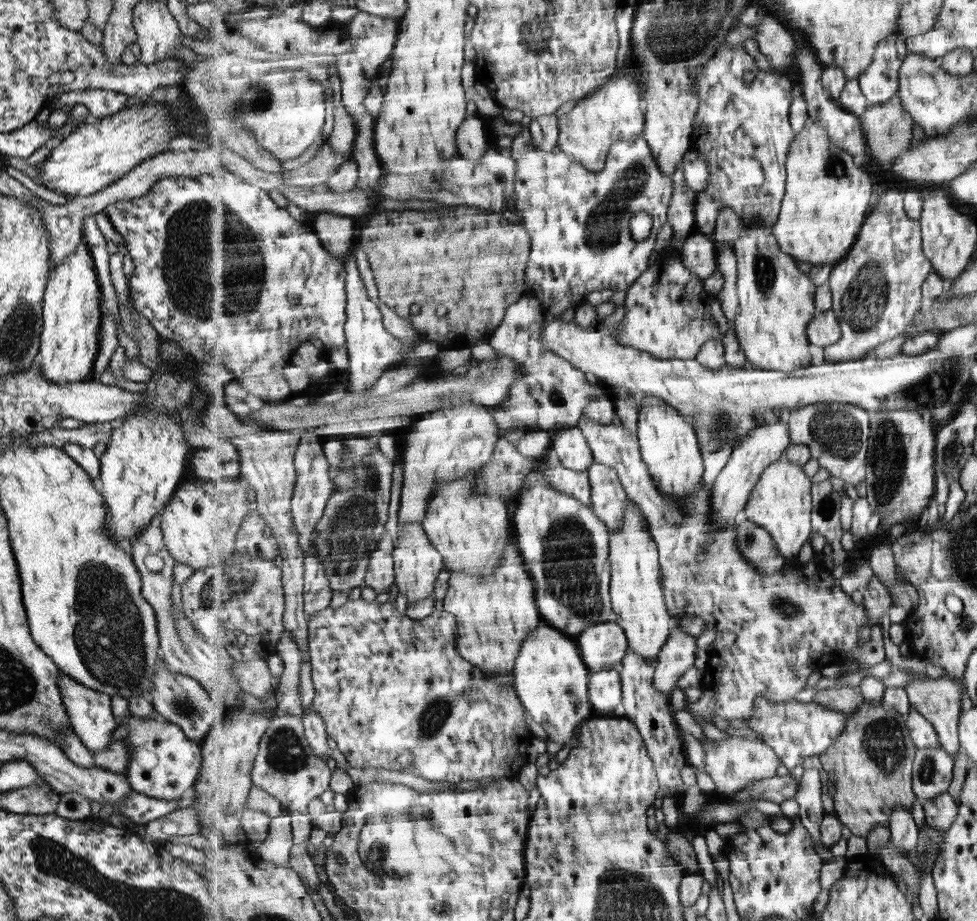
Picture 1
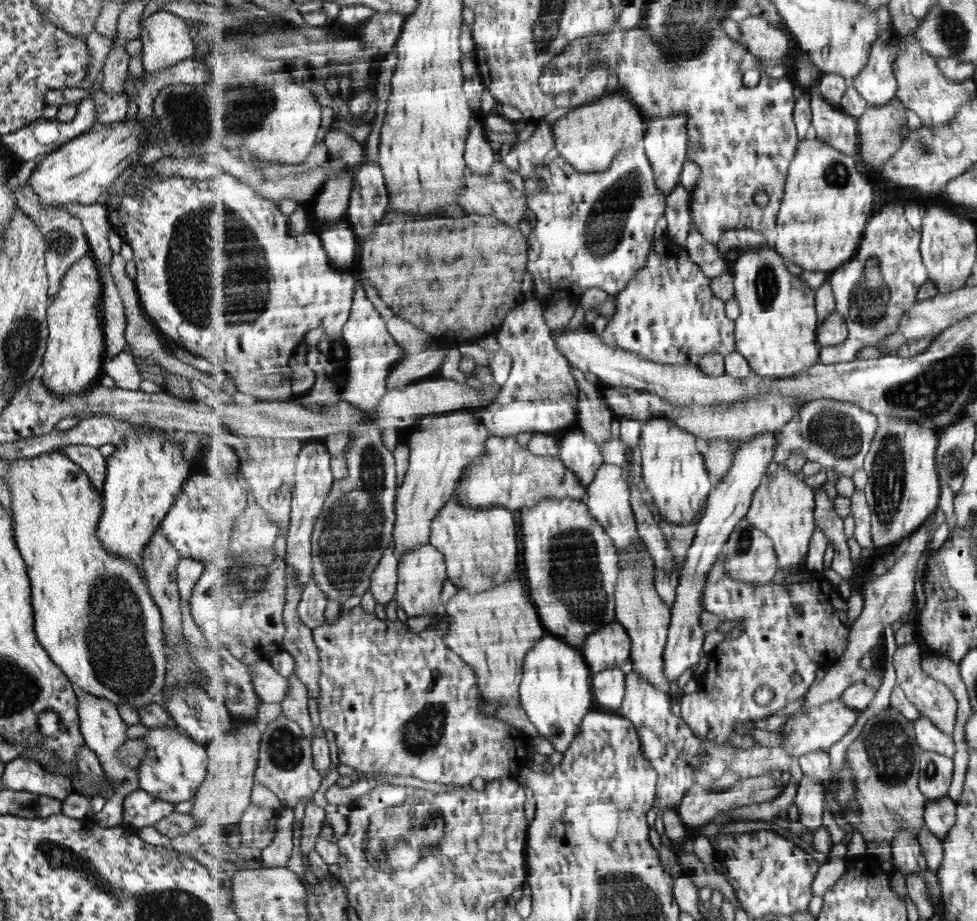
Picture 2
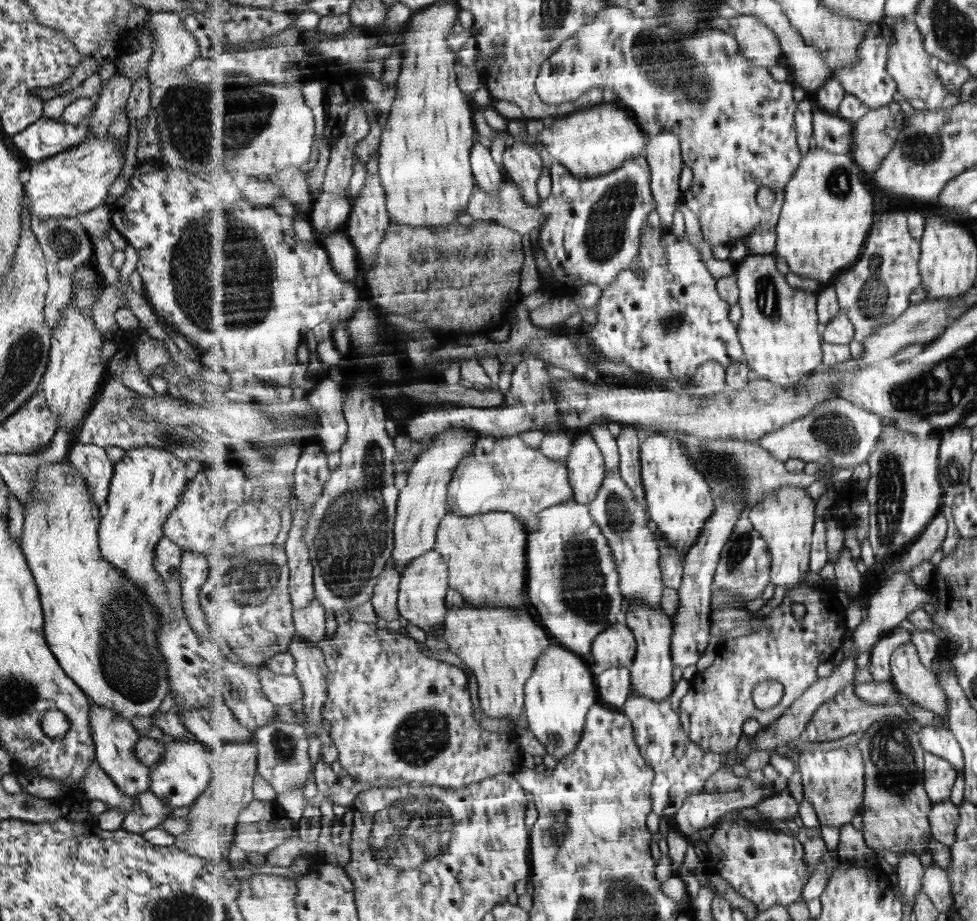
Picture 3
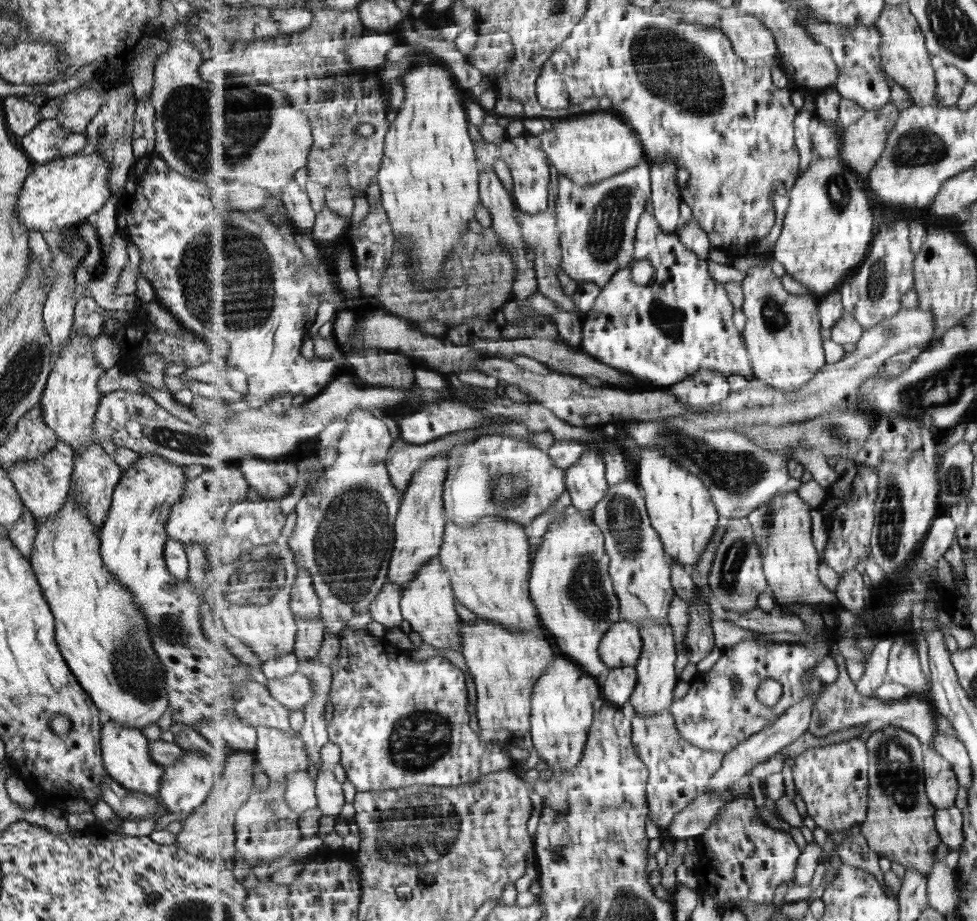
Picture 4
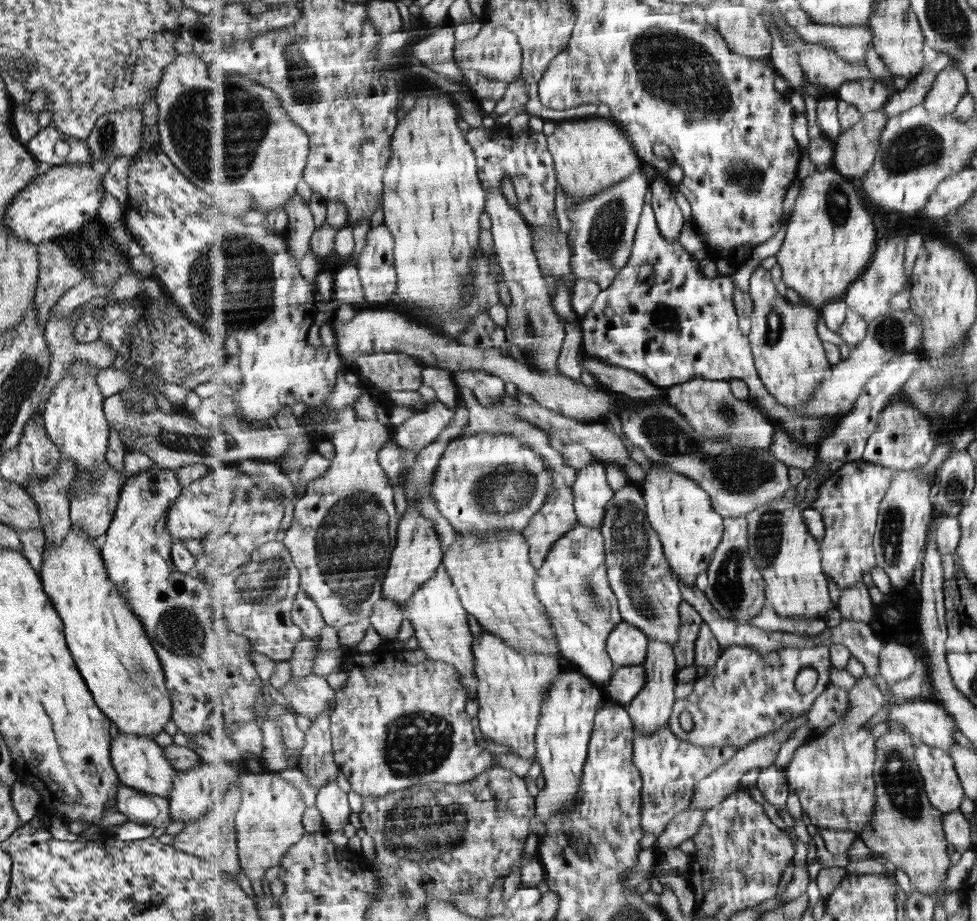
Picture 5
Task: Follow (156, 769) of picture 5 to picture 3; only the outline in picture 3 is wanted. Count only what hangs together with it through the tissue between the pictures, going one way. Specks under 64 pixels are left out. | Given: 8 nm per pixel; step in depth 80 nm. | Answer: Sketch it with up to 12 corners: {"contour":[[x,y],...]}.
{"contour":[[88,702],[99,769],[123,795],[148,791],[149,768],[135,759],[140,734]]}

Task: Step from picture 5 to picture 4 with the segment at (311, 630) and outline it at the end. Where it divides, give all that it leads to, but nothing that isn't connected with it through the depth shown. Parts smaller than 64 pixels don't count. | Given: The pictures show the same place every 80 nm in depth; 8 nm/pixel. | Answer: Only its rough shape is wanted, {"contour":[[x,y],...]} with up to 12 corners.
{"contour":[[299,567],[292,609],[305,620],[321,619],[320,597],[307,567]]}

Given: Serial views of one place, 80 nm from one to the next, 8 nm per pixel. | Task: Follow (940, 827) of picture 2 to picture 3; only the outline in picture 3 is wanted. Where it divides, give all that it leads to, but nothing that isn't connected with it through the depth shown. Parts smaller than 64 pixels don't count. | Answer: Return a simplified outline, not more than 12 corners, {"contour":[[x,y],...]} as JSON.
{"contour":[[951,800],[934,804],[932,836],[950,847],[956,841],[961,810]]}

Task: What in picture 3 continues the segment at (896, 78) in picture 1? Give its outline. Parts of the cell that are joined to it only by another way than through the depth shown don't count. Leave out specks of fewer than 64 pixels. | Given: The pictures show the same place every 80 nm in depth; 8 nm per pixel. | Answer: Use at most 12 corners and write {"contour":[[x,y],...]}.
{"contour":[[873,23],[853,65],[834,76],[870,109],[899,95],[888,69],[893,32]]}

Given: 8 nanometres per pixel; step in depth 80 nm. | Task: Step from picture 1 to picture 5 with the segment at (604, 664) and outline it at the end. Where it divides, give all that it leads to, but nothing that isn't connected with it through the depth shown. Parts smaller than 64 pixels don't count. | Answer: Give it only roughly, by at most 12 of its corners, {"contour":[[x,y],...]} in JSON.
{"contour":[[620,622],[606,644],[614,667],[642,665],[649,636]]}

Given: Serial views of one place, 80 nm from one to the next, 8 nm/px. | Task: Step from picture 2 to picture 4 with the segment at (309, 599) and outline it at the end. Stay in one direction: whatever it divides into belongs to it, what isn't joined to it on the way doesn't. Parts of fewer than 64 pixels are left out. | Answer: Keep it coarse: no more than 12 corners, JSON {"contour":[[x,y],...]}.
{"contour":[[296,617],[294,652],[299,662],[317,658],[326,621]]}

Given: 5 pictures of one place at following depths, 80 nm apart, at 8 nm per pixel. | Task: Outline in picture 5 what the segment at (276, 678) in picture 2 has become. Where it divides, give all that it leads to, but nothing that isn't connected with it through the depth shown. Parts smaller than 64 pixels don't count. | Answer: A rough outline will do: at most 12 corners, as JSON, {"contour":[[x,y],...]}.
{"contour":[[314,672],[280,692],[310,720],[335,708],[336,692]]}

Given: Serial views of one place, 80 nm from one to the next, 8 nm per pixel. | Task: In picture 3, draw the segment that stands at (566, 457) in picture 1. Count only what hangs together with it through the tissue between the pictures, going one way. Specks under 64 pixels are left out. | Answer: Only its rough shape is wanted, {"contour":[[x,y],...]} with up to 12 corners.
{"contour":[[576,434],[567,465],[575,500],[591,504],[608,470],[597,441]]}

